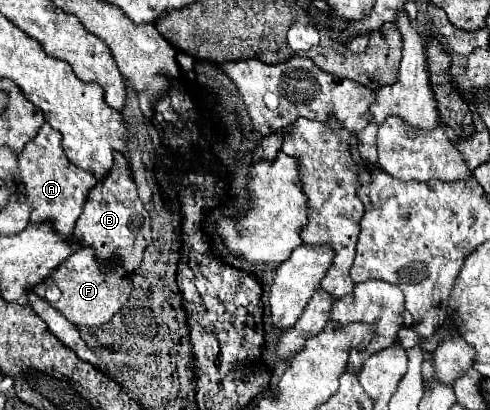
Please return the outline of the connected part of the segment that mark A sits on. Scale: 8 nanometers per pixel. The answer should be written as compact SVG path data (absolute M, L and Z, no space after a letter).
M49 122L41 126L39 134L29 140L25 150L19 154L19 174L25 184L25 194L33 206L31 222L51 220L59 234L69 236L83 210L89 190L97 184L97 178L93 172L77 168L69 162L69 158L65 158L65 152L61 150L61 134L57 134Z

